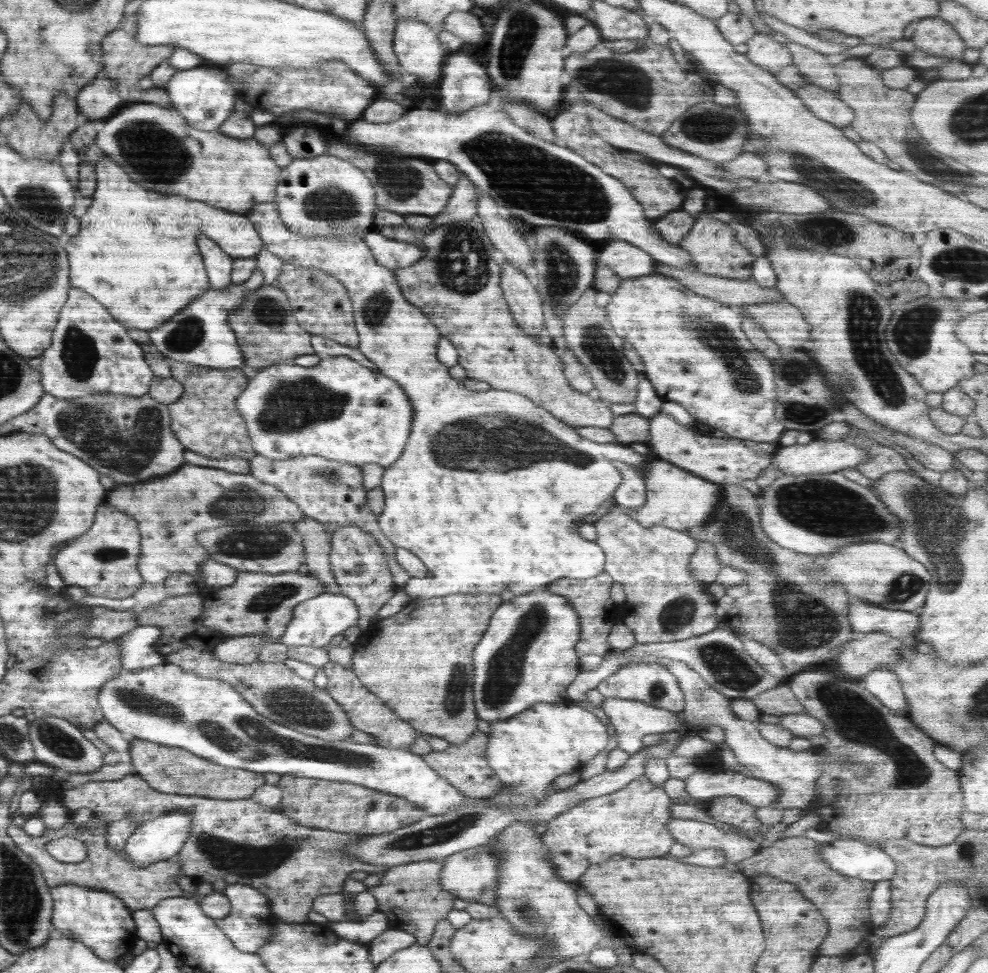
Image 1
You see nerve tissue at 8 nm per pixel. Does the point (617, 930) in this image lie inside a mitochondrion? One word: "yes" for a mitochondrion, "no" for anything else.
no

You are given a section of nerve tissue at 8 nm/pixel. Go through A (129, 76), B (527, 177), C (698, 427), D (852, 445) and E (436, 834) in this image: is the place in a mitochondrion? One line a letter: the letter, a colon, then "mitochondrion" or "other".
A: other
B: mitochondrion
C: other
D: other
E: mitochondrion

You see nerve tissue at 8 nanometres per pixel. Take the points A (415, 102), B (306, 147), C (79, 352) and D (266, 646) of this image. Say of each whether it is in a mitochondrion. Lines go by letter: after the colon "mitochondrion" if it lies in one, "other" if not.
A: other
B: other
C: mitochondrion
D: other

